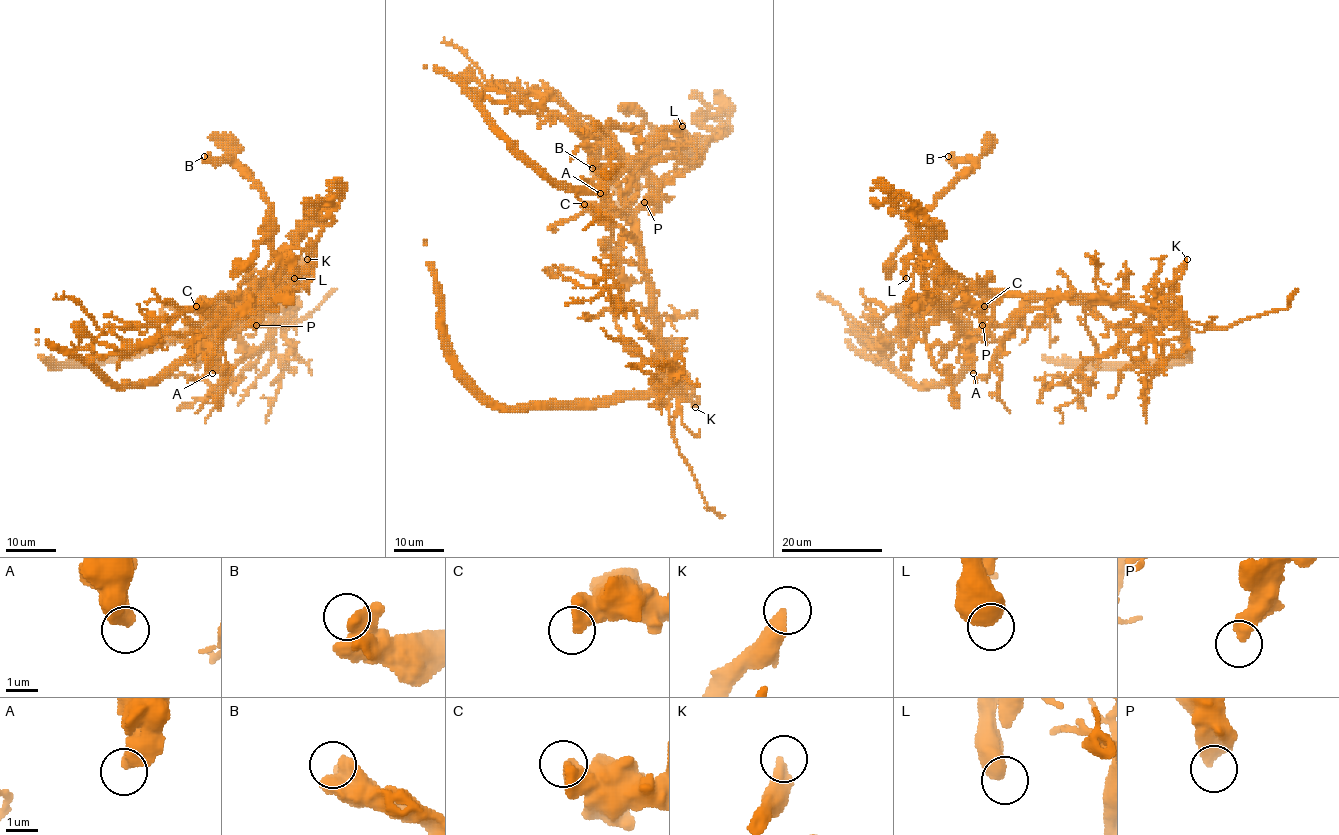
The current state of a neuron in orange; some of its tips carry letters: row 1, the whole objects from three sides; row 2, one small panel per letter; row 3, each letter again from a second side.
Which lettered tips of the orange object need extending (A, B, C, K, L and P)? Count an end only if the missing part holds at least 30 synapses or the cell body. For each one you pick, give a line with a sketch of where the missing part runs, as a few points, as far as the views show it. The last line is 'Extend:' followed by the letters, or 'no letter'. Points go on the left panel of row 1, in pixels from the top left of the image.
K: (307, 259), (307, 217), (317, 174), (308, 161), (308, 138), (316, 130), (317, 96), (351, 91), (356, 95)
Extend: K

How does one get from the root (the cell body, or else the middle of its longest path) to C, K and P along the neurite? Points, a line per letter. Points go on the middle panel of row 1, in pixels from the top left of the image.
C: (656, 327), (651, 281), (638, 225), (628, 214), (616, 209), (599, 188), (603, 191), (600, 205), (584, 204)
K: (656, 327), (659, 359), (667, 370), (672, 370), (678, 381), (687, 384), (685, 392), (695, 407)
P: (656, 327), (651, 281), (637, 219), (637, 207), (651, 191), (648, 185), (654, 181), (657, 187), (644, 202)

